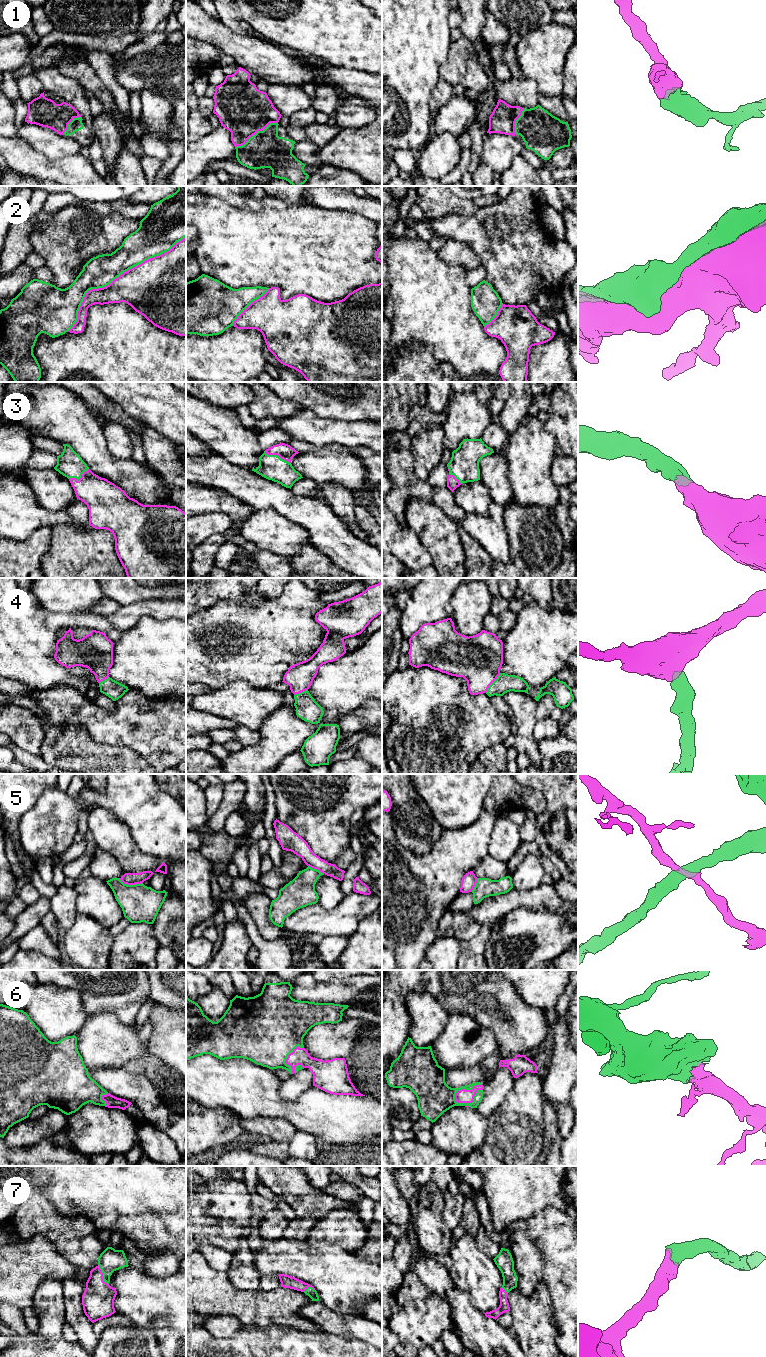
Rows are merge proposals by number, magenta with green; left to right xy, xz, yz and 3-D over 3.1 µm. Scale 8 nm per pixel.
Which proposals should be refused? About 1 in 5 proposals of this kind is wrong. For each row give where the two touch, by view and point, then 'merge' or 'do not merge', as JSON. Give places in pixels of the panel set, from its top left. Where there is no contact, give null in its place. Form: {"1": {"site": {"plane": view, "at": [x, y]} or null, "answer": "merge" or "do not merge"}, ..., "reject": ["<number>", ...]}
{"1": {"site": {"plane": "xz", "at": [256, 132]}, "answer": "merge"}, "2": {"site": {"plane": "xy", "at": [117, 277]}, "answer": "do not merge"}, "3": {"site": {"plane": "xz", "at": [277, 455]}, "answer": "merge"}, "4": {"site": {"plane": "yz", "at": [492, 682]}, "answer": "merge"}, "5": {"site": {"plane": "xy", "at": [130, 884]}, "answer": "do not merge"}, "6": {"site": {"plane": "yz", "at": [464, 1089]}, "answer": "merge"}, "7": {"site": {"plane": "xy", "at": [102, 1275]}, "answer": "merge"}, "reject": ["2", "5"]}

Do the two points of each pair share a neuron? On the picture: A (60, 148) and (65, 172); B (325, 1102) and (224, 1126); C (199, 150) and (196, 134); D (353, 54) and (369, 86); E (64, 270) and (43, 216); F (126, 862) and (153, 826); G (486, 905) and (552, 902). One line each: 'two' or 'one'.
A: two
B: two
C: two
D: two
E: two
F: two
G: one

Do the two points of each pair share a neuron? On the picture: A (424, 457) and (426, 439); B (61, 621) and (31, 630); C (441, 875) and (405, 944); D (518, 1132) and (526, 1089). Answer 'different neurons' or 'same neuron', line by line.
A: same neuron
B: same neuron
C: same neuron
D: same neuron

